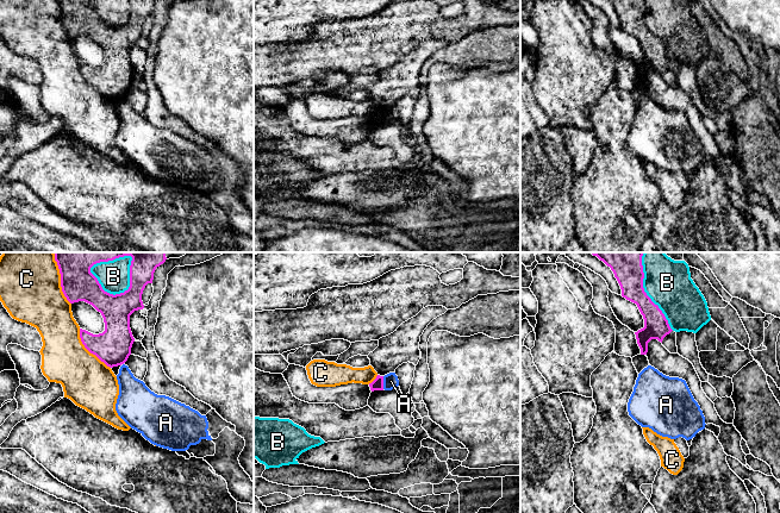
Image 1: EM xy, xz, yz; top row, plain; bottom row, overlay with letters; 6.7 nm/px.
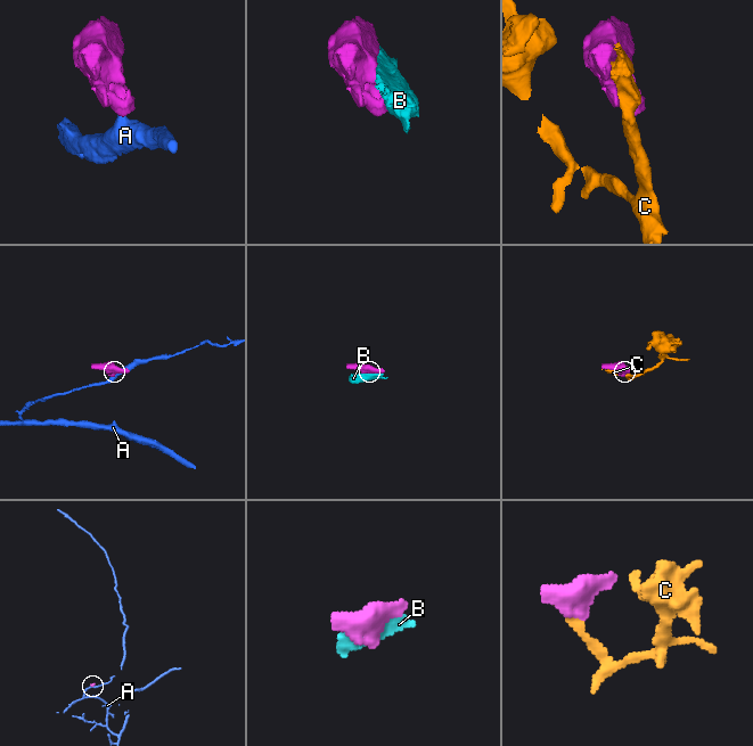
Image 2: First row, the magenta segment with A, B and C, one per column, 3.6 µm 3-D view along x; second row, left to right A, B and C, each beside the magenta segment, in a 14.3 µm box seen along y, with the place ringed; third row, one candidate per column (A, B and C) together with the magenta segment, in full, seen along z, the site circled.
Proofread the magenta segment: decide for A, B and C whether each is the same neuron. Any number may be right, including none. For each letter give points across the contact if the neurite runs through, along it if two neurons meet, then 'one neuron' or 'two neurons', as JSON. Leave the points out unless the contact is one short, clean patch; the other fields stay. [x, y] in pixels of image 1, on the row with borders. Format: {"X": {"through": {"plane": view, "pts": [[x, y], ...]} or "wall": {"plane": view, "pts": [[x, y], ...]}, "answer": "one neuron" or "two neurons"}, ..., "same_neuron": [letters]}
{"A": {"wall": {"plane": "xz", "pts": [[382, 376], [384, 388]]}, "answer": "two neurons"}, "B": {"answer": "two neurons"}, "C": {"answer": "two neurons"}, "same_neuron": []}

